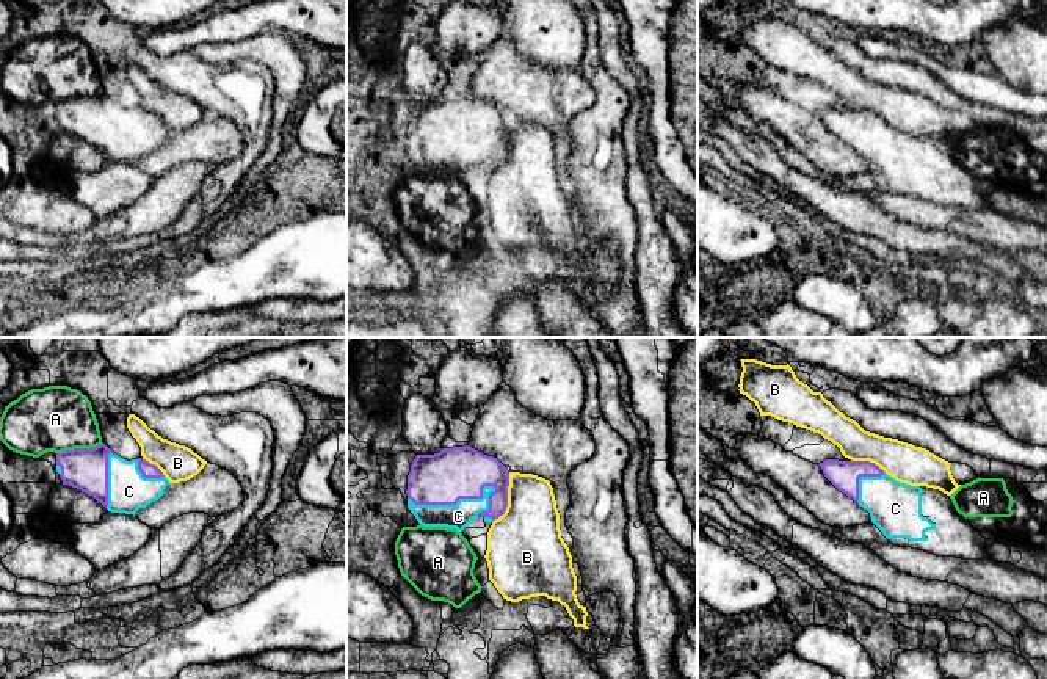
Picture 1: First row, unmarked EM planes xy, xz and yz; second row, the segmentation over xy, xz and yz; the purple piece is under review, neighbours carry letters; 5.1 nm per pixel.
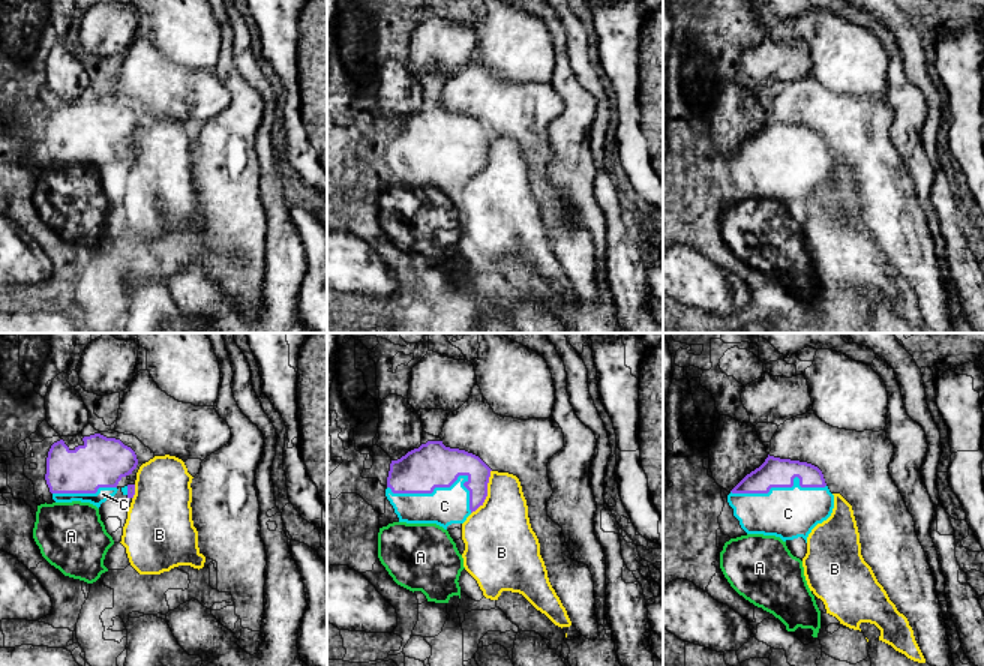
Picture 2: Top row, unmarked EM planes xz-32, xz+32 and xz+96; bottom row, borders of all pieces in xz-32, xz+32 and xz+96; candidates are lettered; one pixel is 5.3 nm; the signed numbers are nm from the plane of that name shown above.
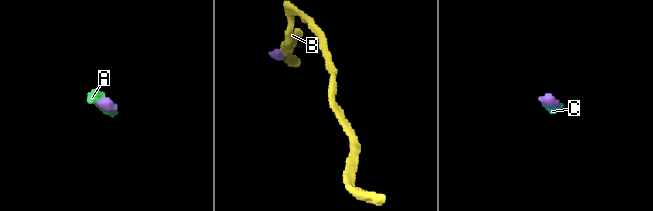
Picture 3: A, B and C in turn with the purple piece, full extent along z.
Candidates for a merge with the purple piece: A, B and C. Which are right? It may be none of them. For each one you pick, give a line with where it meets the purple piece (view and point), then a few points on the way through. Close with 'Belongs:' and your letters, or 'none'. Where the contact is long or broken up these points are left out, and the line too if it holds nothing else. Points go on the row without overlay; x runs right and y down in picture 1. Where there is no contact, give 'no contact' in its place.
C: contact xz (455, 152)
Belongs: C

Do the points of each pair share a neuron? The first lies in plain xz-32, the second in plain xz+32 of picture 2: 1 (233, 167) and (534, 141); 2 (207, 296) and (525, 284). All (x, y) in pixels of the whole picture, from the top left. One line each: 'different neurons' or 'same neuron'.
1: different neurons
2: different neurons

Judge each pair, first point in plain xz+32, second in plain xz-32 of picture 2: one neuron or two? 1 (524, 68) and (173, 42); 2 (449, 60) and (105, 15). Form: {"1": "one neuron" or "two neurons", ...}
{"1": "one neuron", "2": "one neuron"}

